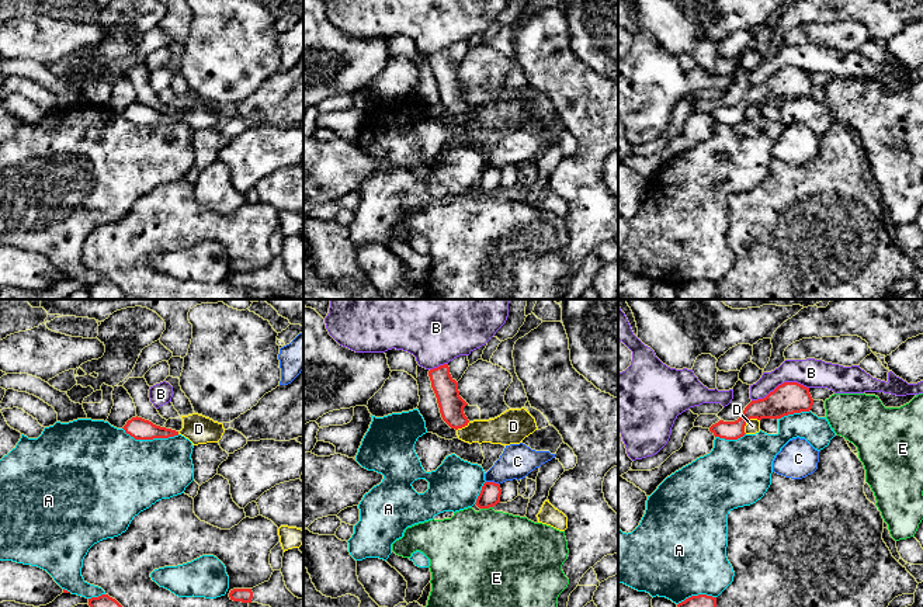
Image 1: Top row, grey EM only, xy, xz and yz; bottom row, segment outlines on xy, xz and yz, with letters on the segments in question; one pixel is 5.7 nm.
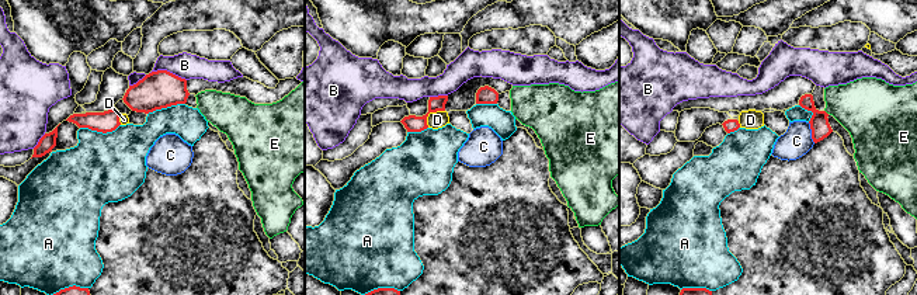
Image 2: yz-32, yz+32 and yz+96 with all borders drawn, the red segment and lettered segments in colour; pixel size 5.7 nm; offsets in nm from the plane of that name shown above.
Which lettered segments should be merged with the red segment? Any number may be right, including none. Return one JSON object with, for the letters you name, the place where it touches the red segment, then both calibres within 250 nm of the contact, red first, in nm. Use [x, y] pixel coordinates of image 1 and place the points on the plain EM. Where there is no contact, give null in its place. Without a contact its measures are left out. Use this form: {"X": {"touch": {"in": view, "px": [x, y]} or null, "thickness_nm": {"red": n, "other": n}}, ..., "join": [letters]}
{"join": []}

